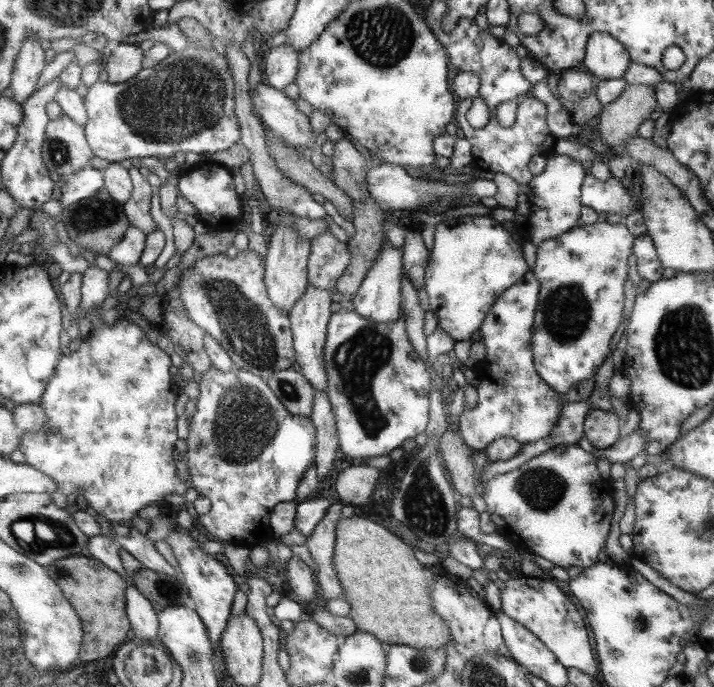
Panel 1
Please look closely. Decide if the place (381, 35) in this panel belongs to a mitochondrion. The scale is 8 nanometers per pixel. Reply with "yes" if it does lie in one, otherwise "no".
yes

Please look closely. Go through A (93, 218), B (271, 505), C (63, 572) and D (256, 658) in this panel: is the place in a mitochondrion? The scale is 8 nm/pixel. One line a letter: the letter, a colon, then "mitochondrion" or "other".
A: mitochondrion
B: other
C: mitochondrion
D: other

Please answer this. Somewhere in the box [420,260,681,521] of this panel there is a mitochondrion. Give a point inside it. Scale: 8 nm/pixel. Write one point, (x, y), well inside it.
(566, 312)

